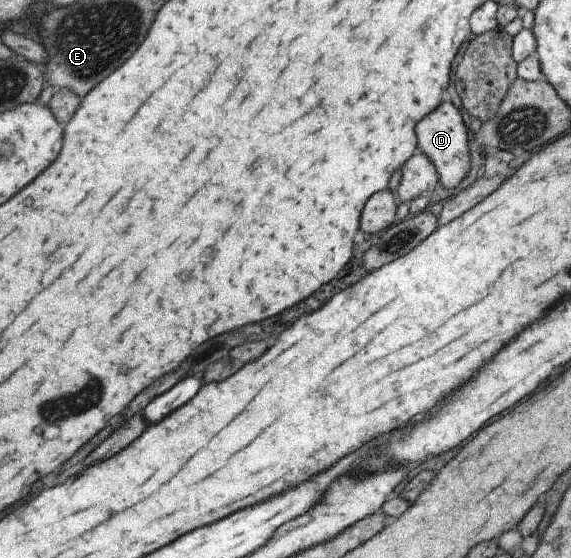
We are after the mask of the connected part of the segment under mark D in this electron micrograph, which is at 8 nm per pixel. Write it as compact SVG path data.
M440 101L431 113L416 122L414 132L417 138L417 150L424 153L435 166L442 184L441 193L451 194L452 189L466 176L470 168L468 129L464 127L458 110L451 102Z

